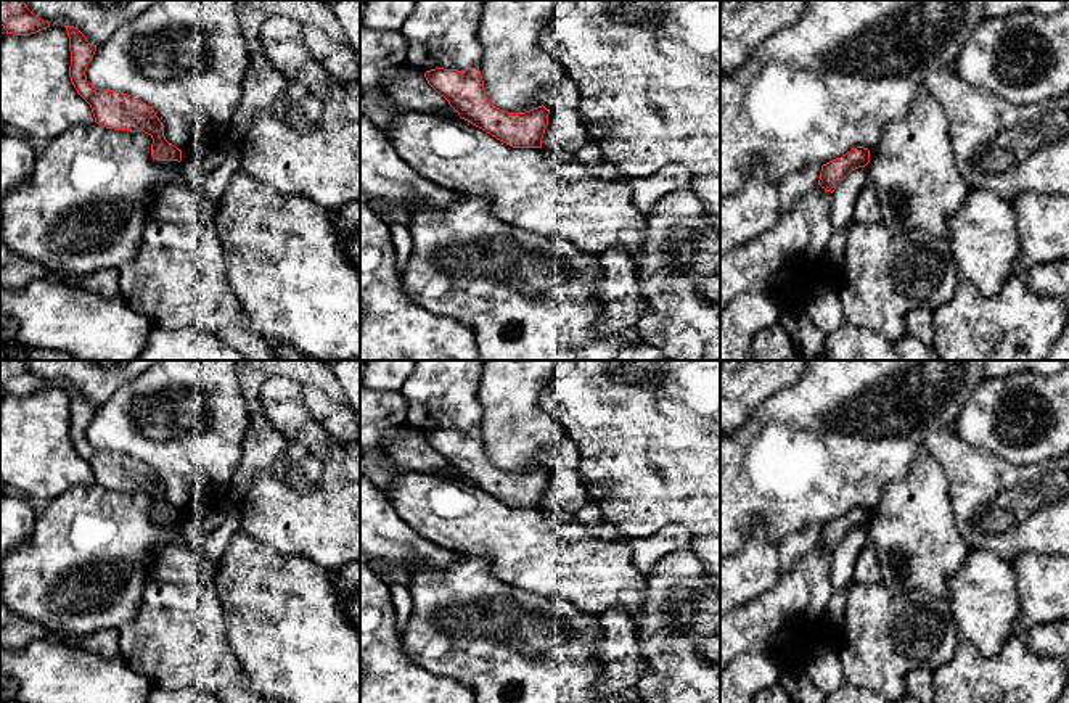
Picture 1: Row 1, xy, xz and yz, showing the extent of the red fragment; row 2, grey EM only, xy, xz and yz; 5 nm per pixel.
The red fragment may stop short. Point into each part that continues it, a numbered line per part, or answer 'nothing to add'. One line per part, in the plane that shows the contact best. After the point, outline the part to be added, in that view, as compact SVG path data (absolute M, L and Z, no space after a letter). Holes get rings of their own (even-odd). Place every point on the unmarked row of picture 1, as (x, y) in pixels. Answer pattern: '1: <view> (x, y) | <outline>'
nothing to add

